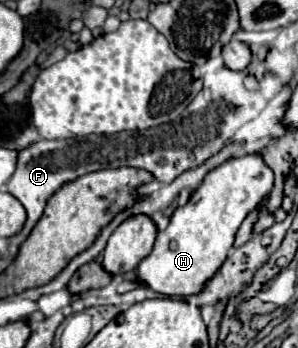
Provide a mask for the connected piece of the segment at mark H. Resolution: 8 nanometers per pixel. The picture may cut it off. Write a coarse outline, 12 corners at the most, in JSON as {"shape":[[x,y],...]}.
{"shape":[[259,153],[205,175],[135,281],[195,295],[273,187]]}

